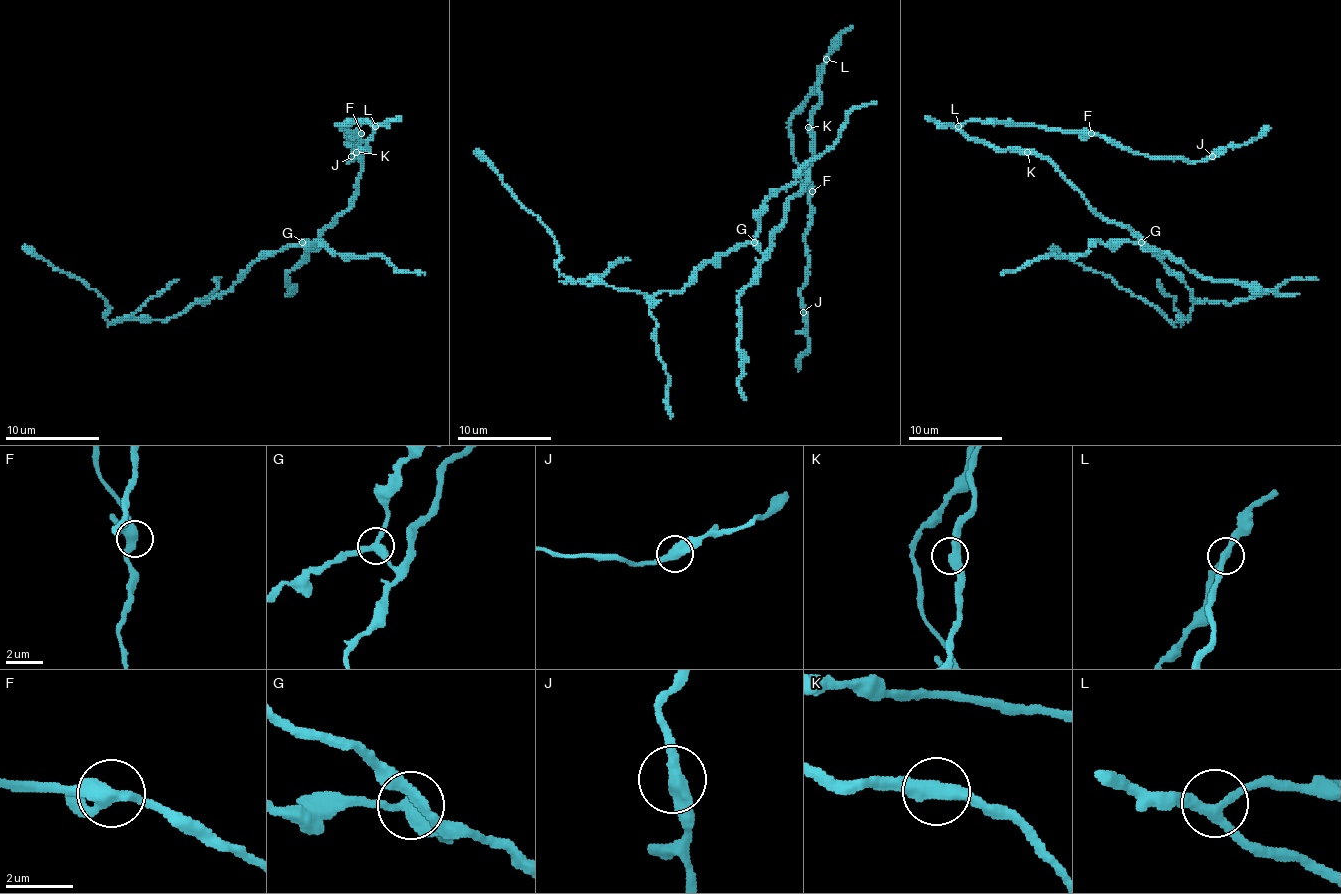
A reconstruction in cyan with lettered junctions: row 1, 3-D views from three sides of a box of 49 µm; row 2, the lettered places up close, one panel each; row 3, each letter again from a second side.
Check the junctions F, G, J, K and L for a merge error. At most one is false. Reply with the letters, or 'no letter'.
G

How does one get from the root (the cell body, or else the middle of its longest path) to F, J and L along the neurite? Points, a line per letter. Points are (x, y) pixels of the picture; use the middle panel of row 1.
F: (800, 189), (812, 158), (812, 111), (824, 61), (817, 90), (789, 127), (793, 161), (812, 191)
J: (800, 189), (812, 158), (812, 111), (824, 61), (817, 90), (789, 127), (810, 201), (803, 312)
L: (800, 189), (812, 158), (812, 111), (819, 101), (819, 73), (826, 59)

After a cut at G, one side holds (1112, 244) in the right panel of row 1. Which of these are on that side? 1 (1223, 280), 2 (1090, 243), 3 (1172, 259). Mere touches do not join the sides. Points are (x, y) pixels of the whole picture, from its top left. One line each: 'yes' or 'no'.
1: no
2: yes
3: no

